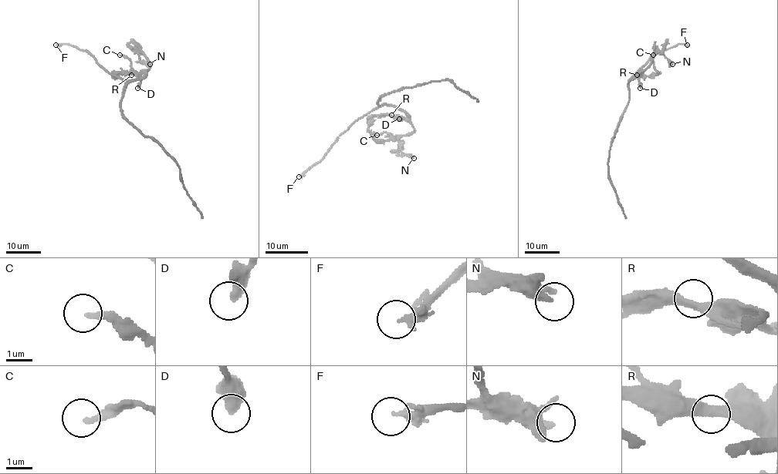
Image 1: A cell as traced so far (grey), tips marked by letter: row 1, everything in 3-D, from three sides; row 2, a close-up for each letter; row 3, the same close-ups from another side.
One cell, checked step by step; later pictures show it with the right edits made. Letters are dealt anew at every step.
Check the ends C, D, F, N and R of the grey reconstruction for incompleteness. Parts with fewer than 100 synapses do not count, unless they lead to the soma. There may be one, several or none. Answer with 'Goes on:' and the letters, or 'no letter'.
Goes on: F

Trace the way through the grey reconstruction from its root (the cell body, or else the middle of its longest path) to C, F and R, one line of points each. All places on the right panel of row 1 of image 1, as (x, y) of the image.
C: (623, 116), (629, 101), (629, 81), (637, 74), (652, 76), (657, 73), (651, 58), (653, 55)
F: (623, 116), (629, 101), (629, 81), (656, 52), (677, 44), (687, 45)
R: (623, 116), (629, 101), (629, 82), (637, 75)

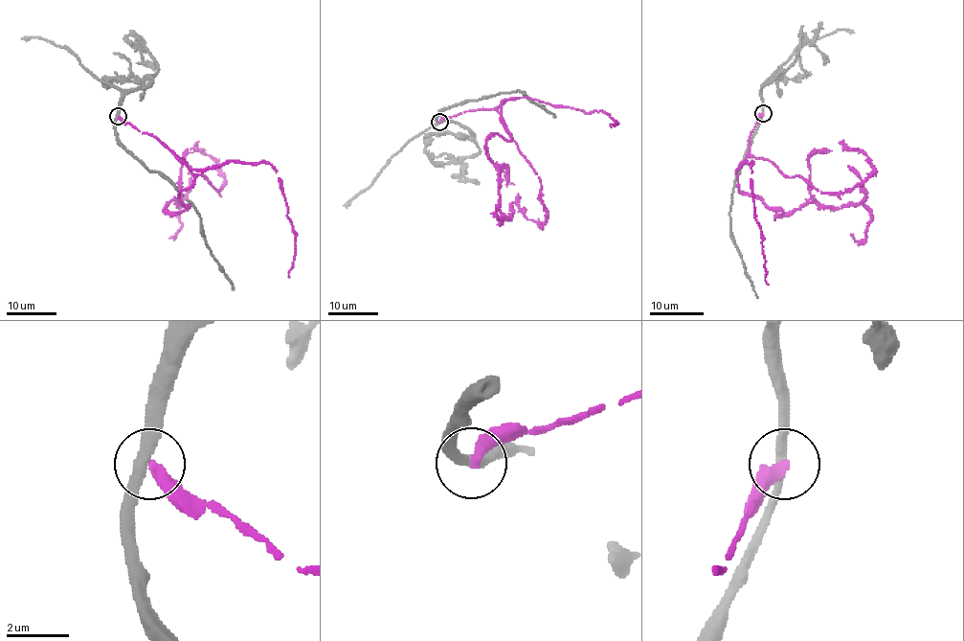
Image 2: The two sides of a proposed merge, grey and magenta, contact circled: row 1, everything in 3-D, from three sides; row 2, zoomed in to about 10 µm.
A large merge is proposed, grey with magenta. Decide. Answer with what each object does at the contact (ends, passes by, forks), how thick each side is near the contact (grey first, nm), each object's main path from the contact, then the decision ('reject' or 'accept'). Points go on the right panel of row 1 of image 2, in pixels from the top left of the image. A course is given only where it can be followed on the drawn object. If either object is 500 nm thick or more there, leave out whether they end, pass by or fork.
grey passes by; magenta ends; calibres 340 and 380 nm; course grey (763, 113), (739, 171), (729, 212), (731, 238), (758, 298); course magenta (763, 113), (738, 165), (739, 191), (780, 210), (775, 215), (809, 203), (863, 204), (866, 237), (850, 234); reject

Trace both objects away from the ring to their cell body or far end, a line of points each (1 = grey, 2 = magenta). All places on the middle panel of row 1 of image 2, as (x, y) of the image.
1: (438, 123), (437, 116), (442, 111), (471, 100), (517, 91), (555, 117)
2: (439, 123), (518, 97), (502, 103), (502, 124), (511, 139), (493, 134), (486, 141), (501, 223), (501, 204)

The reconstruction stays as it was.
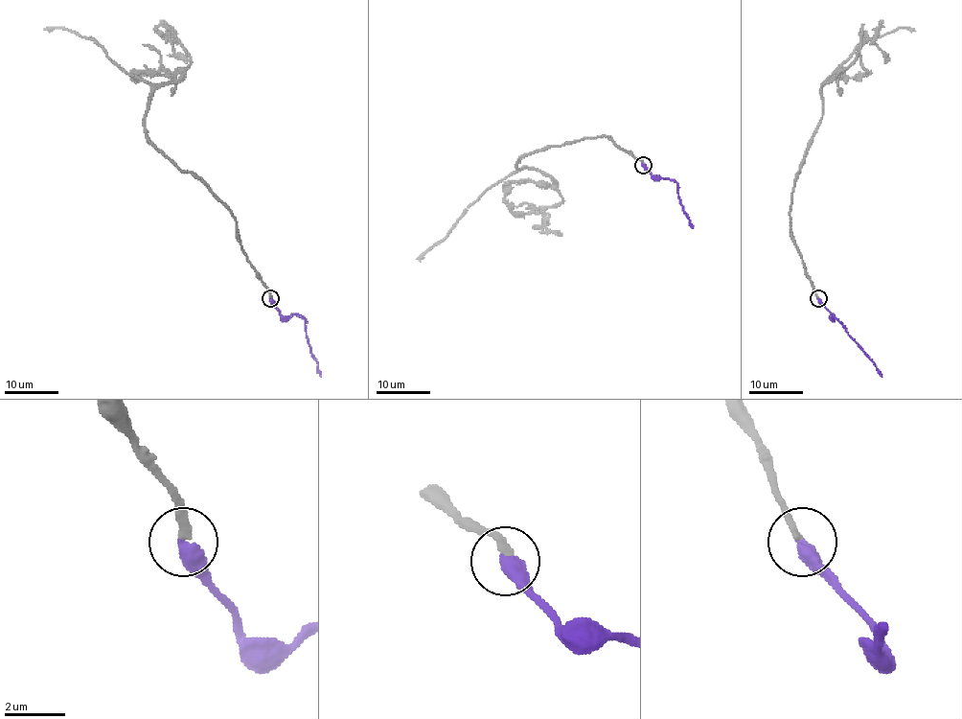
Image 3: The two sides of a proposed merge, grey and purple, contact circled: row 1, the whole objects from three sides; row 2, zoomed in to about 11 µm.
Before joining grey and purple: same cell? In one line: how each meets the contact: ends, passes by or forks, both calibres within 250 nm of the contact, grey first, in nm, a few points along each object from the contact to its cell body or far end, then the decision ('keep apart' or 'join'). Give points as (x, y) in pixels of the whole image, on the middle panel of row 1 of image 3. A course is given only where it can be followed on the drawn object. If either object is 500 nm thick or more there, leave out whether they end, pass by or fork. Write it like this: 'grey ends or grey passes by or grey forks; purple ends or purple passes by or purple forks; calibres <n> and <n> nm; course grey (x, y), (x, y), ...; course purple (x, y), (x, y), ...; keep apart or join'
calibres 260 and 500 nm; course grey (643, 164), (605, 136), (530, 152), (517, 163), (523, 169), (492, 184), (465, 210), (452, 229), (416, 259); course purple (643, 164), (653, 176), (676, 183), (679, 202), (693, 228); join

